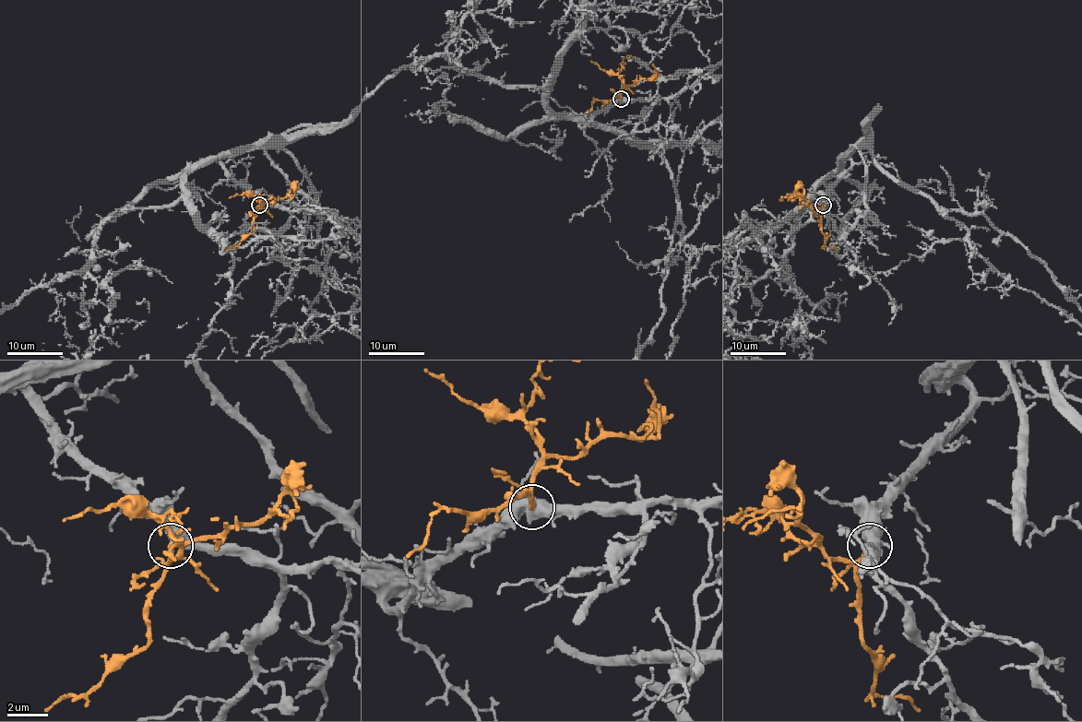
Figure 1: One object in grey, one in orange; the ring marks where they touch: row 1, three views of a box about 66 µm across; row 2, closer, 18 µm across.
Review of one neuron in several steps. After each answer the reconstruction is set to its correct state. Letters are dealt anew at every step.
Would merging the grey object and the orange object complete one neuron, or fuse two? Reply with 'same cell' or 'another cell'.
same cell

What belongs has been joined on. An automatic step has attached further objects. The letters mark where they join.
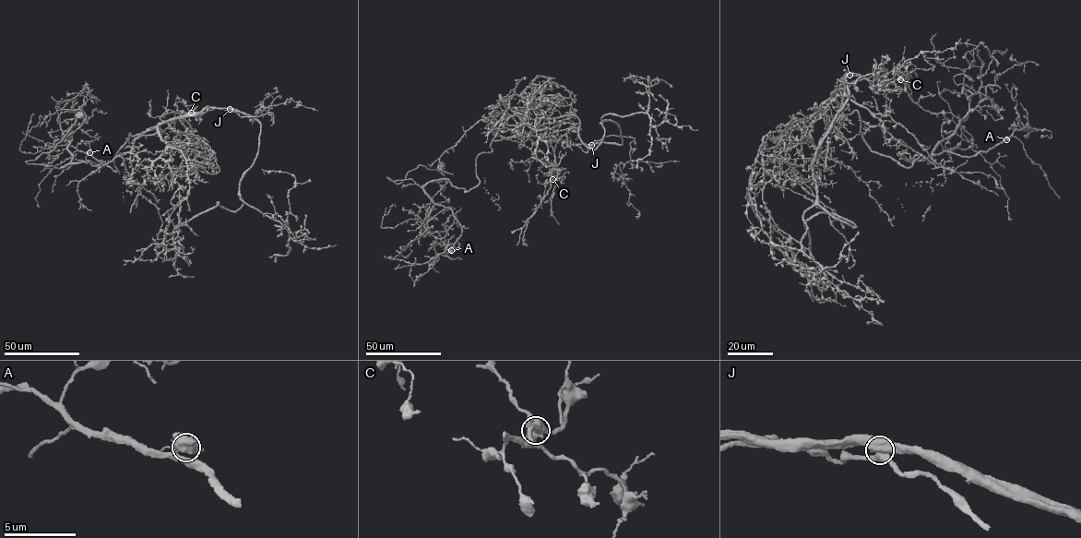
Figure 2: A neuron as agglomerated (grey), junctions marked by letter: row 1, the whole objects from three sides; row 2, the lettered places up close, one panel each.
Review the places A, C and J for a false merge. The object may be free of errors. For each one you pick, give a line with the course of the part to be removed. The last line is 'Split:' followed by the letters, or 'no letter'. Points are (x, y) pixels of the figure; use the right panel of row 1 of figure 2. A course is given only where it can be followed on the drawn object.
J: (849, 75), (839, 108), (907, 167), (919, 156), (900, 153), (970, 157), (1027, 129), (1004, 84)
Split: J

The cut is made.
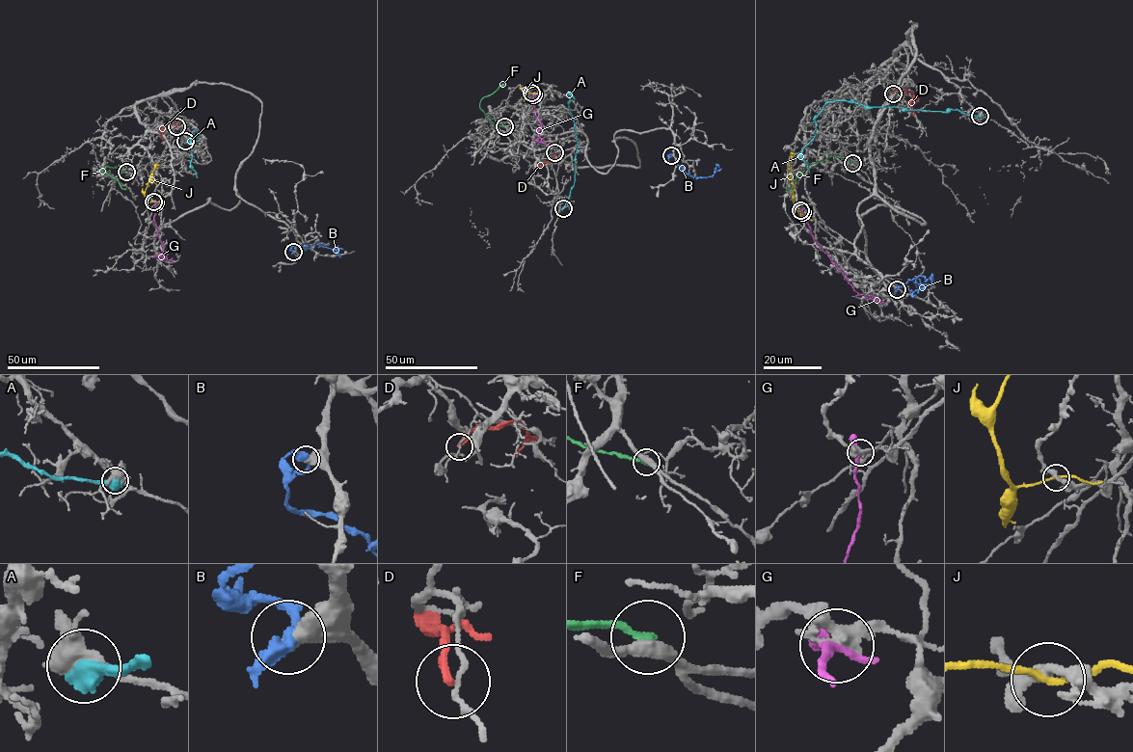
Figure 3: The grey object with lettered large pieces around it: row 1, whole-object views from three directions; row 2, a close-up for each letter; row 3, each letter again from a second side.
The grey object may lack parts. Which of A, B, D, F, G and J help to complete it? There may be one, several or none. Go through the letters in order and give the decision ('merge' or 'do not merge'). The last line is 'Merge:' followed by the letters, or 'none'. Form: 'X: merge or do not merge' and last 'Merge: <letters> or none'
A: do not merge
B: do not merge
D: do not merge
F: do not merge
G: do not merge
J: merge
Merge: J

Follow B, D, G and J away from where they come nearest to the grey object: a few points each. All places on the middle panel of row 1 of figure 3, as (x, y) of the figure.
B: (671, 155), (668, 161), (696, 177), (712, 175), (717, 165), (719, 167)
D: (554, 152), (553, 161), (537, 169), (539, 164), (542, 165)
G: (533, 94), (535, 115), (542, 123), (539, 137), (552, 147)
J: (531, 93), (523, 89), (527, 86), (537, 89)

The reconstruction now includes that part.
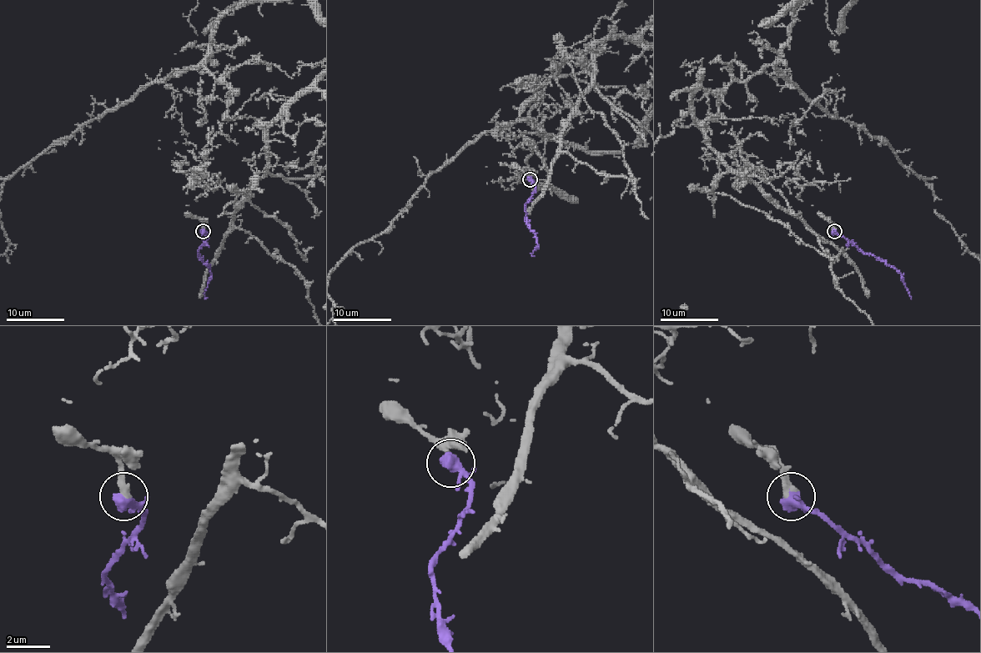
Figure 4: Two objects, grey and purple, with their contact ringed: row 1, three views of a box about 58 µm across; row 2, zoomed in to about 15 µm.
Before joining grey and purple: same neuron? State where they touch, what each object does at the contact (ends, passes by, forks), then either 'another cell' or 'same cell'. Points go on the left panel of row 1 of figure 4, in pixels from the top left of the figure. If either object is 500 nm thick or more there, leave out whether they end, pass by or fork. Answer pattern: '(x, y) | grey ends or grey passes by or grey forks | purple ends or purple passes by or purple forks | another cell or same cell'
(203, 231) | grey ends | purple forks | same cell

